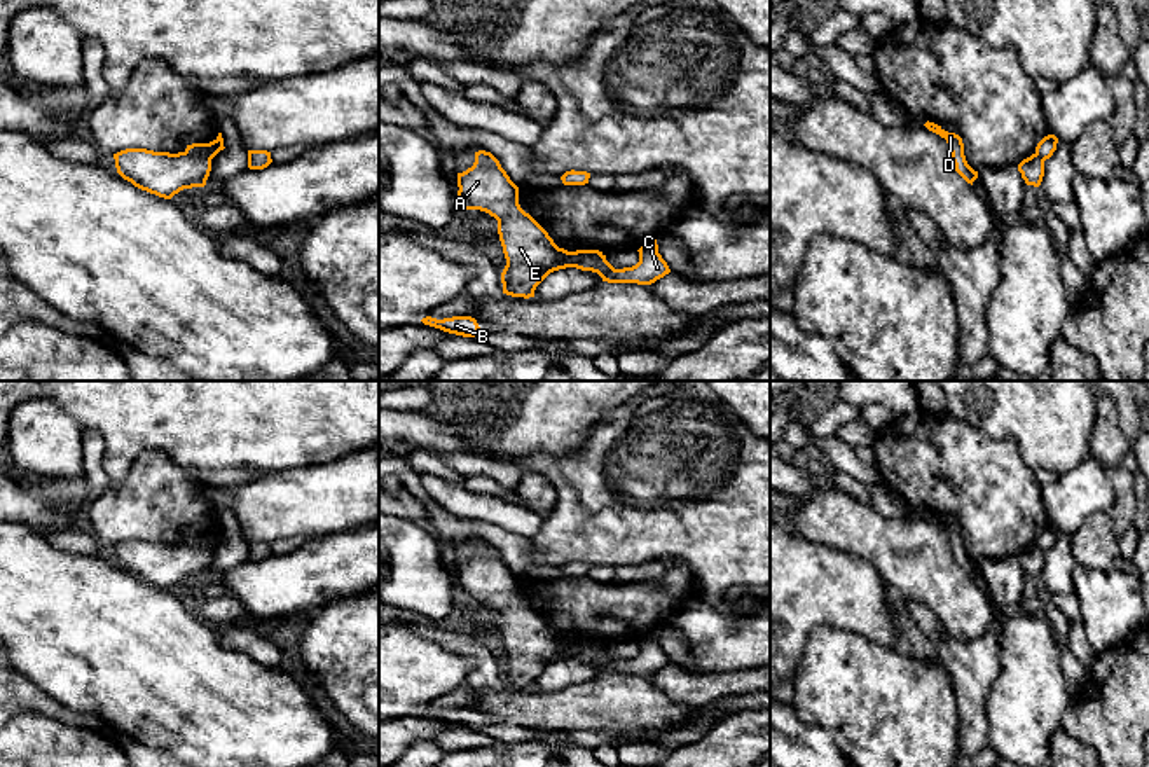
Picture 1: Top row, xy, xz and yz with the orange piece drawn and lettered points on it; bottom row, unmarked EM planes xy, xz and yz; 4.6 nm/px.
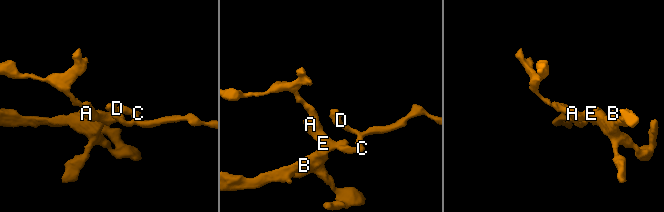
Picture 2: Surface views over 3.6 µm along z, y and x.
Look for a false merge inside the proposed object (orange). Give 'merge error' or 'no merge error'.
merge error

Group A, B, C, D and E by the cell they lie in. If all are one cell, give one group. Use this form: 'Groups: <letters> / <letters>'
Groups: A B E / C D

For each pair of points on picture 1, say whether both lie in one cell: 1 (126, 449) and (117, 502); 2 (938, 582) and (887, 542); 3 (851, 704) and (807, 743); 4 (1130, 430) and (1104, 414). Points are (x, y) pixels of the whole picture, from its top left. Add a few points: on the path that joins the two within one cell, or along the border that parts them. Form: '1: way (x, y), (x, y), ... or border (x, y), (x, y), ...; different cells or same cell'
1: border (149, 451), (144, 451), (130, 472), (112, 484); different cells
2: way (926, 572), (900, 549); same cell
3: border (791, 704), (802, 720), (826, 727), (840, 748); different cells
4: border (1111, 399), (1116, 407), (1118, 427), (1130, 444); different cells

